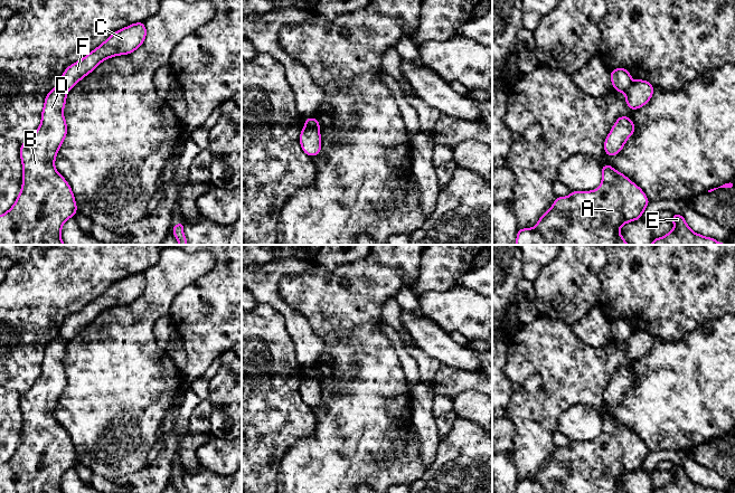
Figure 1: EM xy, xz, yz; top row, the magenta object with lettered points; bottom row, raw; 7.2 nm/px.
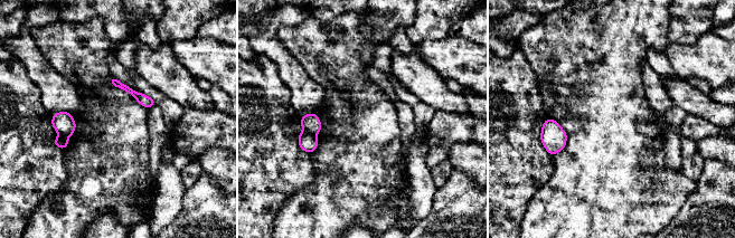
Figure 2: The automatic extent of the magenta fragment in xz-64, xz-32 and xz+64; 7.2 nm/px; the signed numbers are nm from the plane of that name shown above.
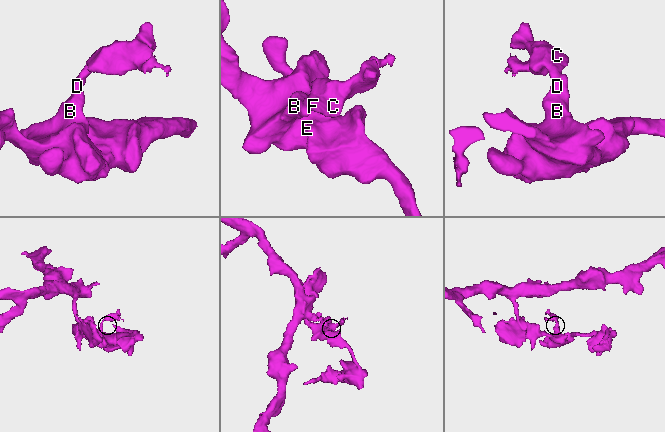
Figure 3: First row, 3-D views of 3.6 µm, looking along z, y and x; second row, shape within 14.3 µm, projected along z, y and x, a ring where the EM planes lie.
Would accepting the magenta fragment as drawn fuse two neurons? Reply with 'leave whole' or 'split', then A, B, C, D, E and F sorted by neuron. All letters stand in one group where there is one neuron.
split | A B D E / C F

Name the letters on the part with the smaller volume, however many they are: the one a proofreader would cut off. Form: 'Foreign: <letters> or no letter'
Foreign: C, F

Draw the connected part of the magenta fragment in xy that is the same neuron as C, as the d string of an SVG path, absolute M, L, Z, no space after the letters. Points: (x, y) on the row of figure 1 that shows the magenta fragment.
M136 22L113 32L103 44L88 53L83 59L68 66L62 75L58 86L66 91L73 88L104 59L133 53L143 44L145 36L147 29L144 22Z

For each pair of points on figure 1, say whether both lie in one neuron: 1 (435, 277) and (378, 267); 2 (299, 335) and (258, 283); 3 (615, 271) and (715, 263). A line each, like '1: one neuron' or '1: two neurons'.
1: two neurons
2: one neuron
3: one neuron

